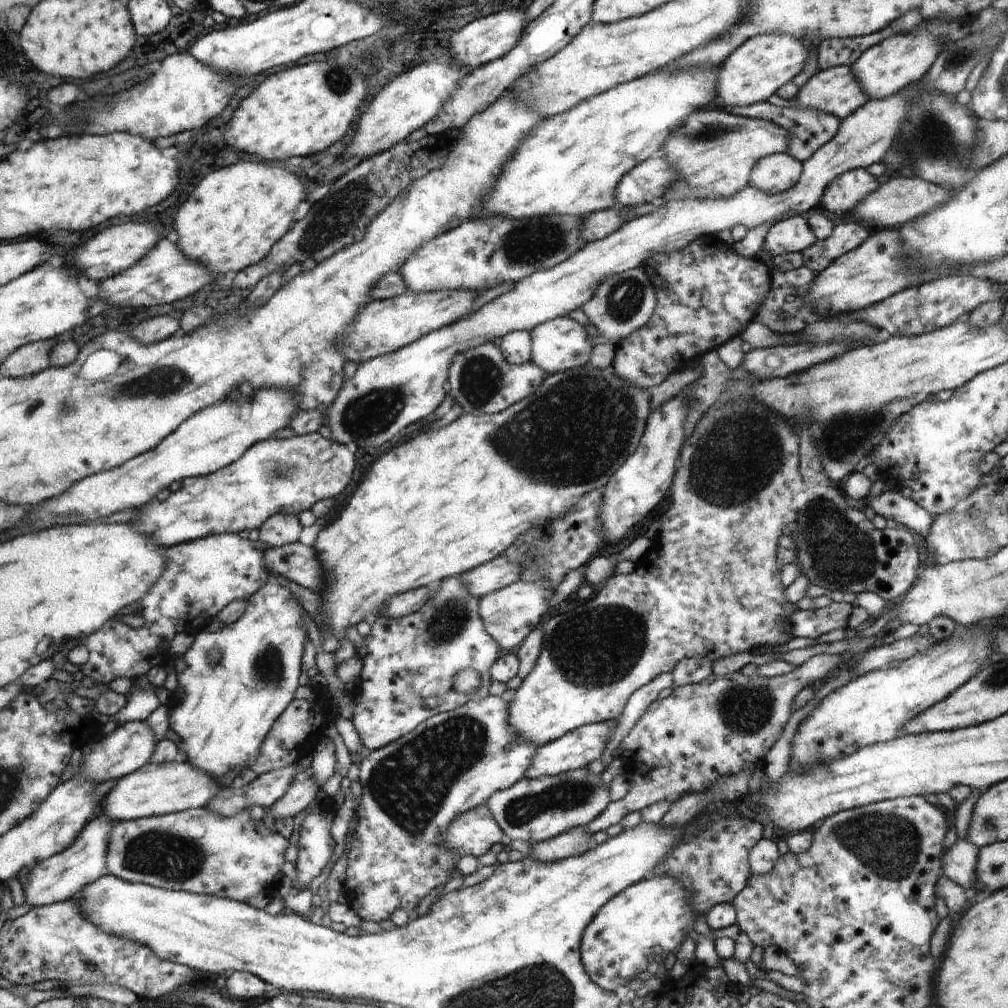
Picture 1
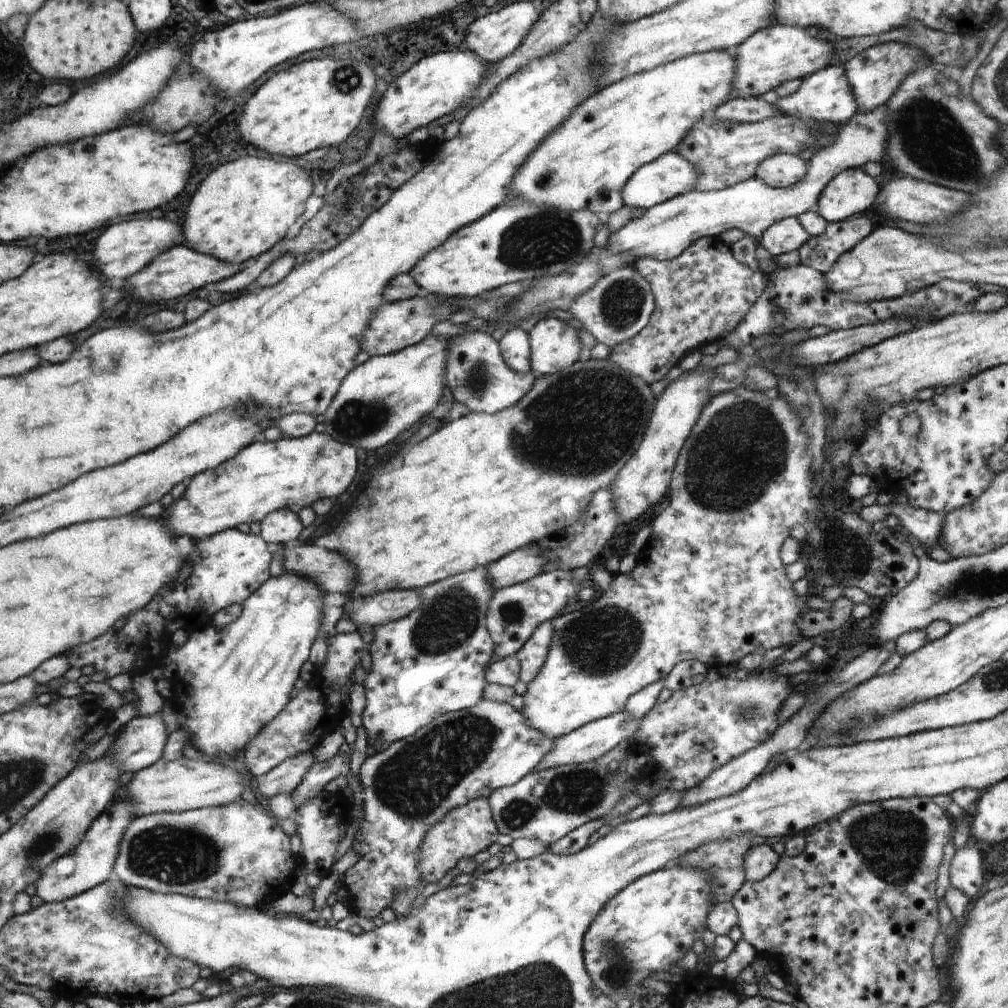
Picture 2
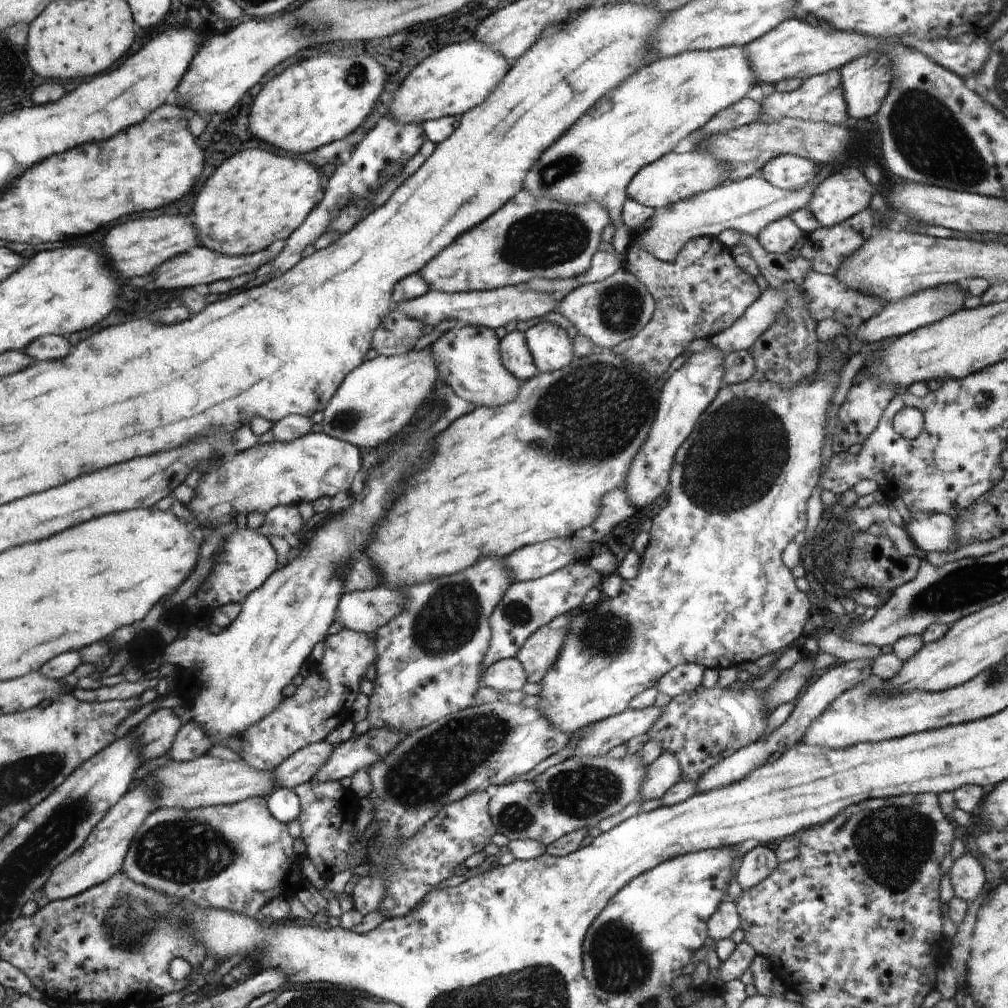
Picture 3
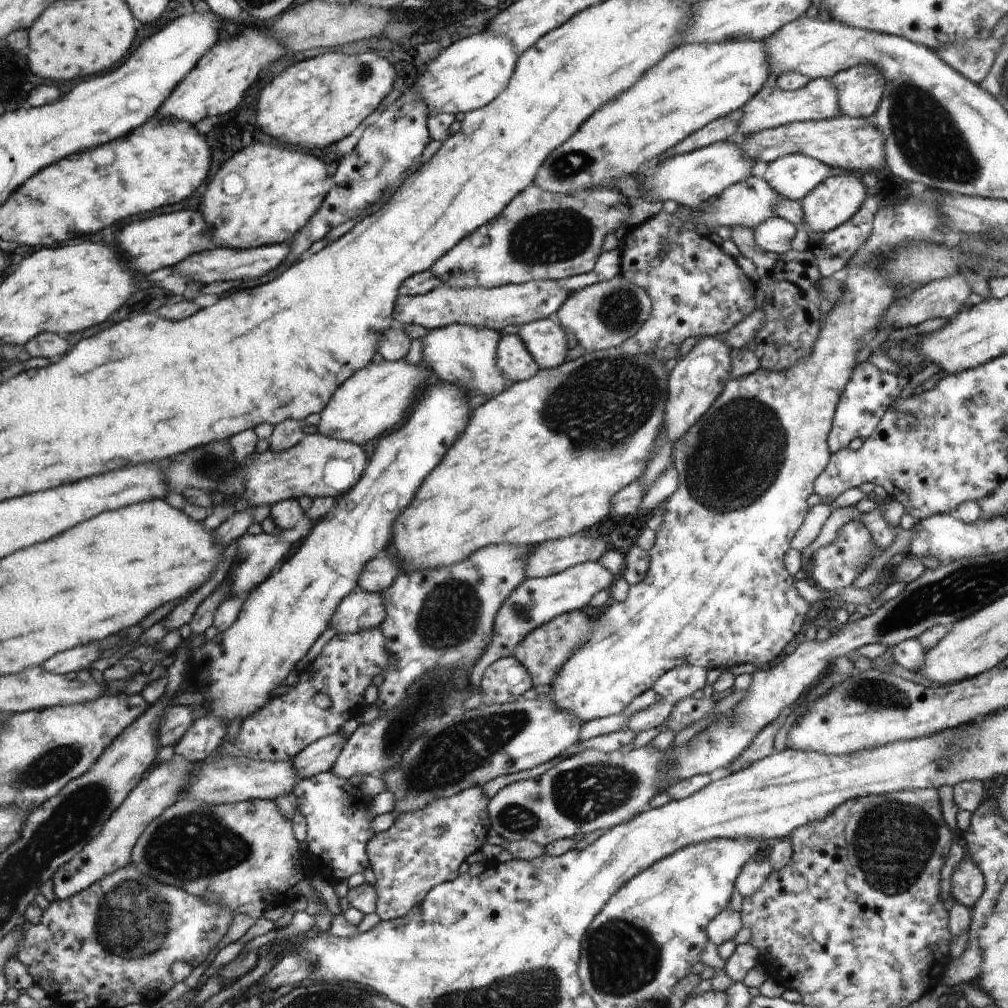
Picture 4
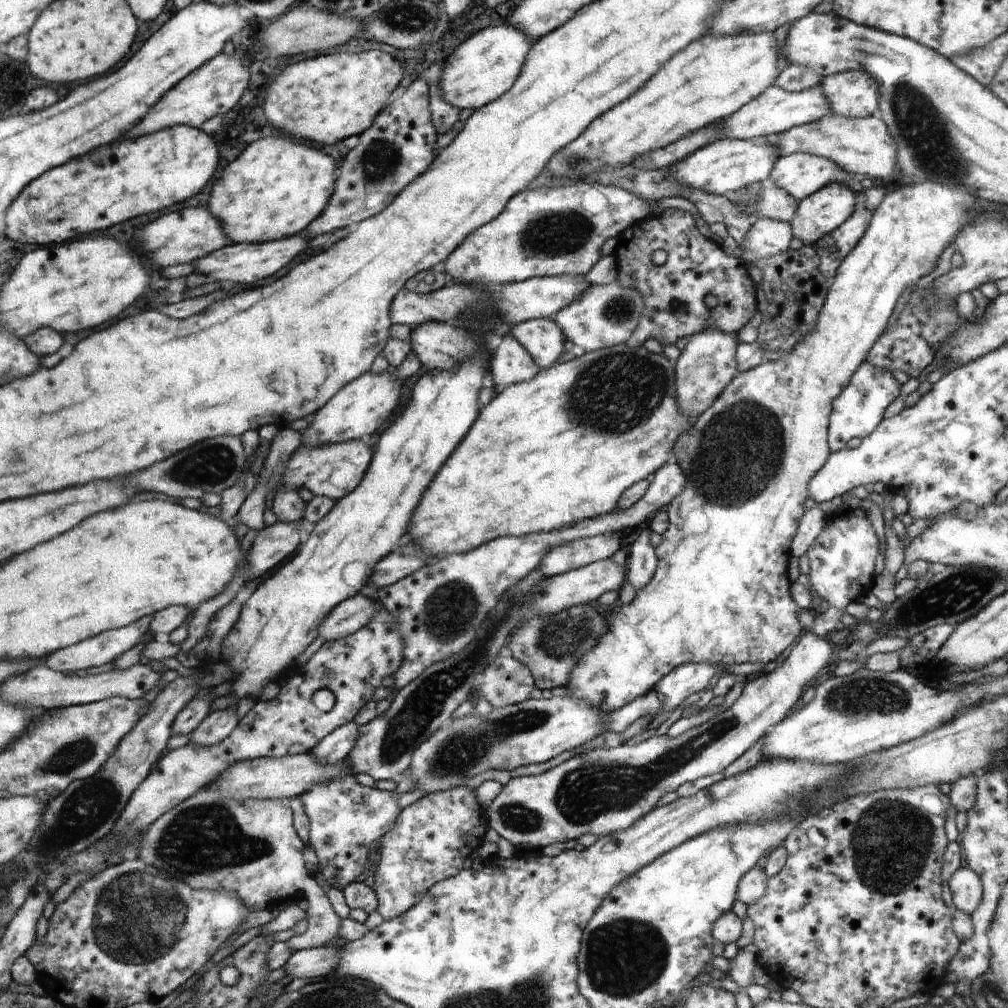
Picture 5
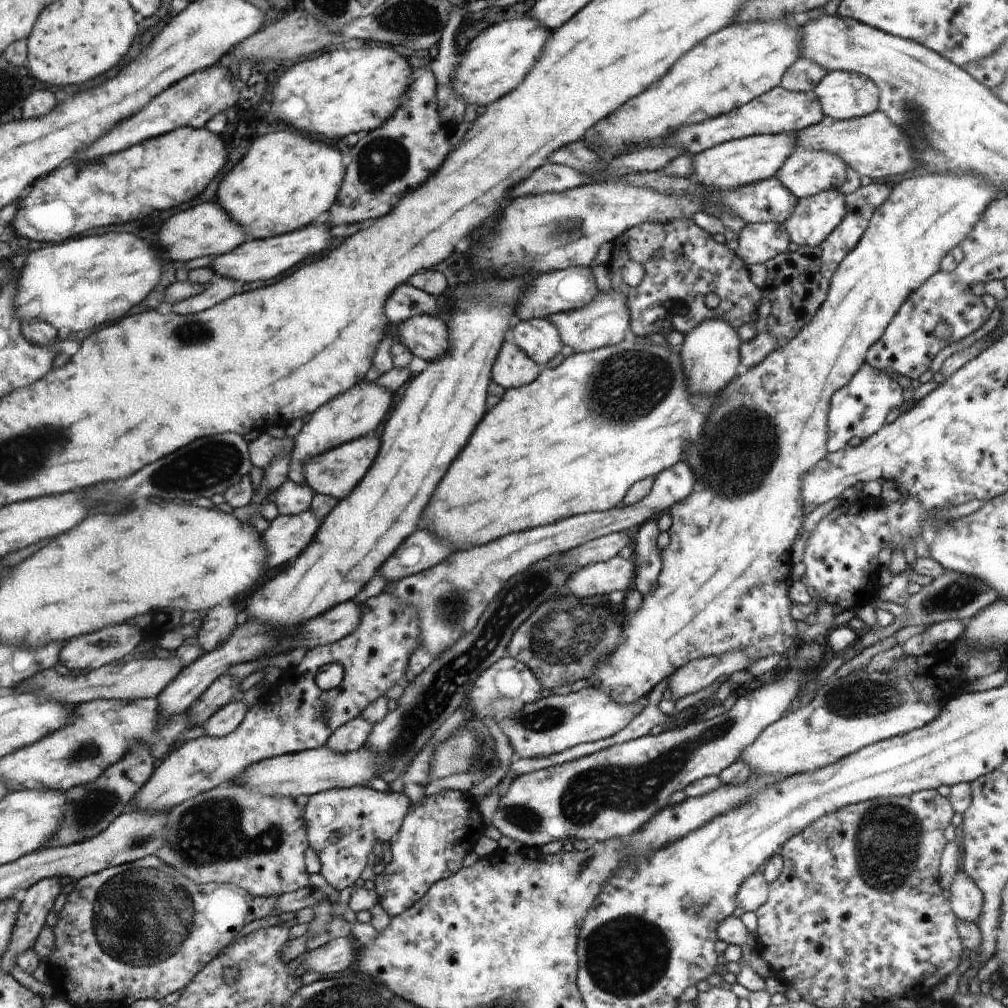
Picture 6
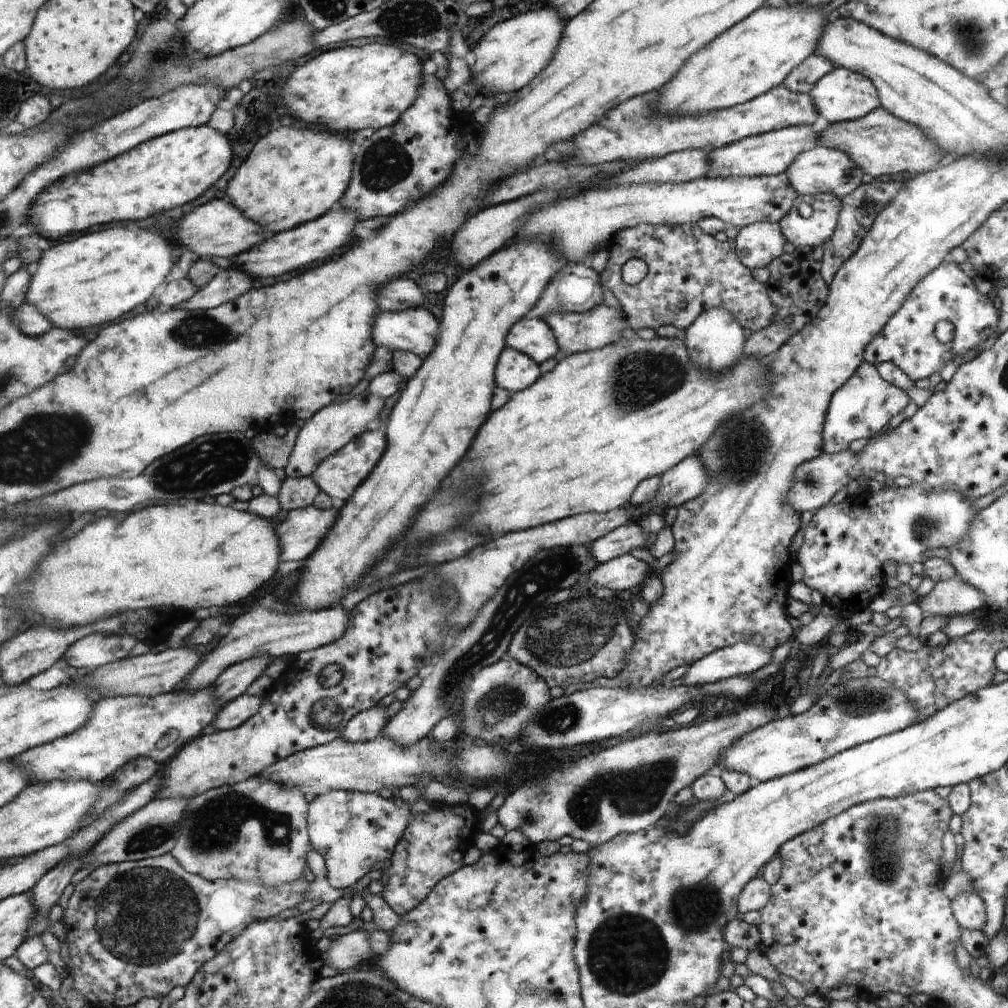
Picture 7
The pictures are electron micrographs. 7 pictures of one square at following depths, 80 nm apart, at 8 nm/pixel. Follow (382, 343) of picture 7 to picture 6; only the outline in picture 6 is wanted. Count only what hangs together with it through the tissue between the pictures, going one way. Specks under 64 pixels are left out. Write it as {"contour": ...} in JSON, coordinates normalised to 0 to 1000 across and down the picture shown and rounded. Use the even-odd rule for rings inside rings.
{"contour":[[[413,313],[398,322],[392,322],[396,327],[396,335],[393,336],[409,347],[411,353],[425,359],[436,358],[445,348],[445,324],[438,316],[429,313]]]}

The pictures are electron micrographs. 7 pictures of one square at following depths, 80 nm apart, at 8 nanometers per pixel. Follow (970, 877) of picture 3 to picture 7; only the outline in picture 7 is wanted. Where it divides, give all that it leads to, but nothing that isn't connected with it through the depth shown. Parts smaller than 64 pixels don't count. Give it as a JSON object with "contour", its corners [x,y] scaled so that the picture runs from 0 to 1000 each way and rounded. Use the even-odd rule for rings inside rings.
{"contour":[[[967,883],[952,886],[946,893],[943,893],[943,902],[952,921],[971,924],[976,921],[977,899]]]}

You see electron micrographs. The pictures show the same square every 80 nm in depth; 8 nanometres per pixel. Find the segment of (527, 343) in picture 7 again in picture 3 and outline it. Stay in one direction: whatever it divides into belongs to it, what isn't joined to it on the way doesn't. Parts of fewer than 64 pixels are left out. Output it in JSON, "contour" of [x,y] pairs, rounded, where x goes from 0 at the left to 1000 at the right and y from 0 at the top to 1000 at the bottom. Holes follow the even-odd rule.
{"contour":[[[534,319],[520,330],[535,371],[564,364],[569,358],[567,337],[548,319]]]}

